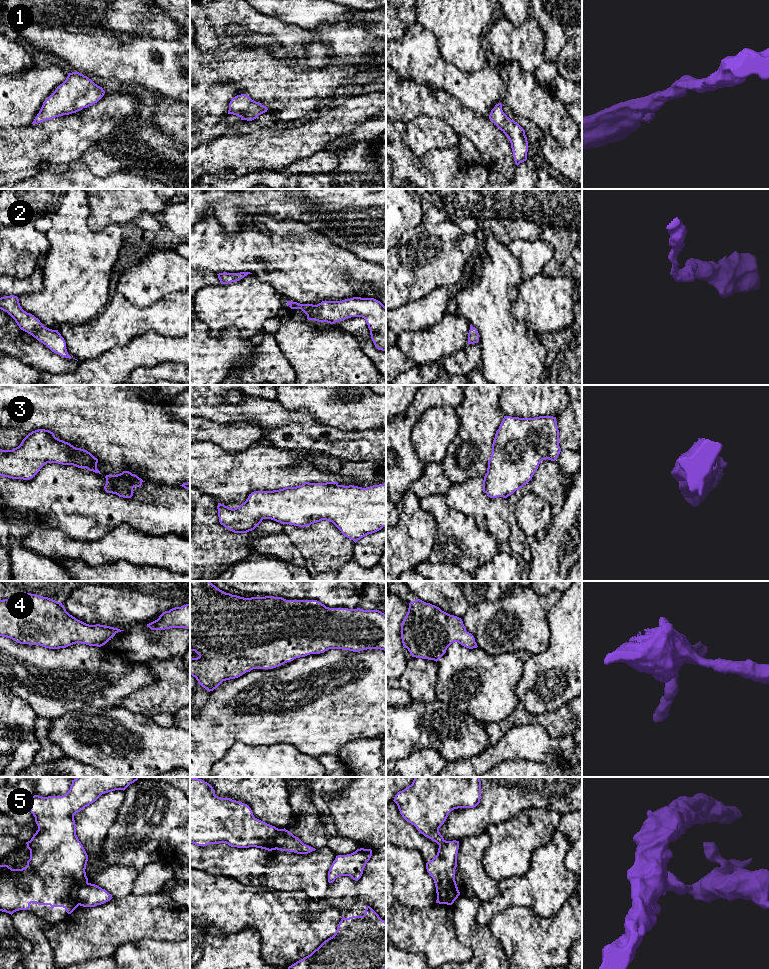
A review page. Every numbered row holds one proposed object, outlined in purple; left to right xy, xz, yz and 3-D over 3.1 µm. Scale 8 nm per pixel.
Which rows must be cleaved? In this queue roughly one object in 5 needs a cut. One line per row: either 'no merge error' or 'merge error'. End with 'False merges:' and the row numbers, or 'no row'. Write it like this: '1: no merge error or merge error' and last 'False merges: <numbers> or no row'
1: no merge error
2: no merge error
3: merge error
4: no merge error
5: merge error
False merges: 3, 5

